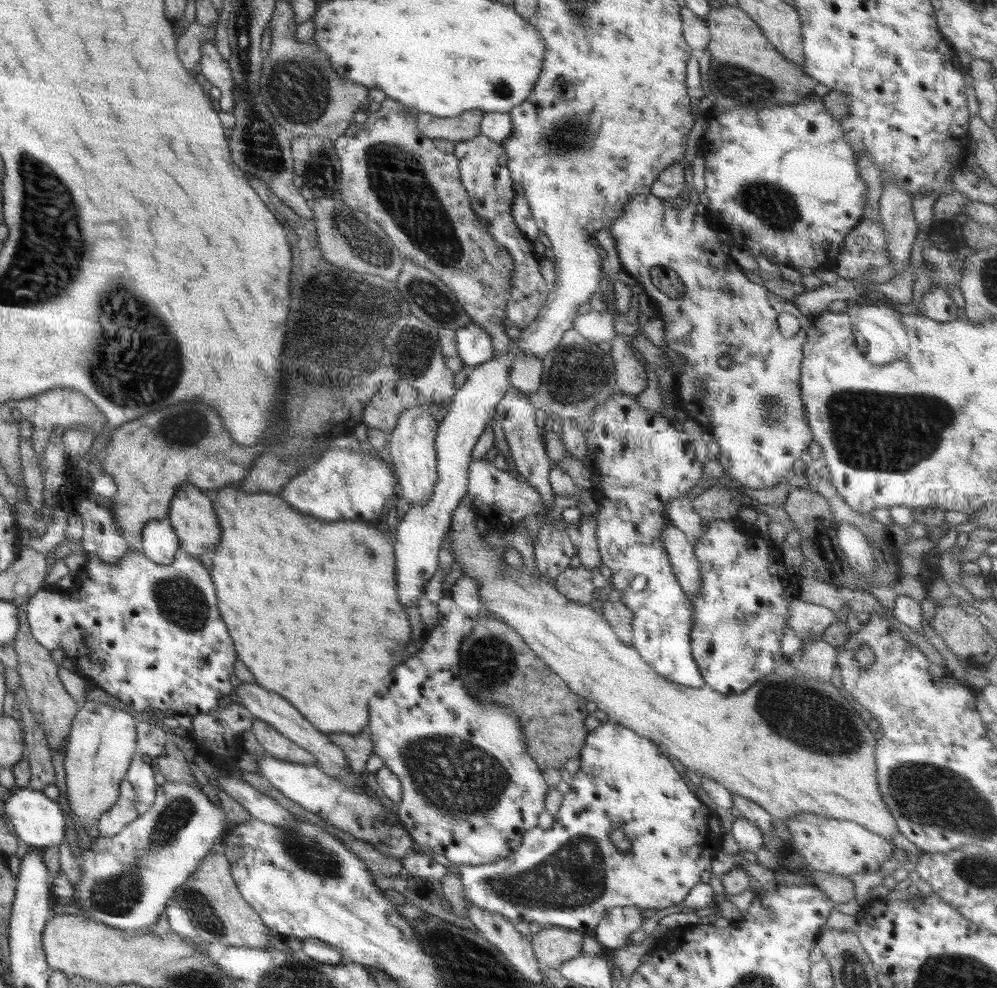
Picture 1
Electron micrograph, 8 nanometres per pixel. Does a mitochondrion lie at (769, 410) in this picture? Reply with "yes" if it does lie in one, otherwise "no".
yes

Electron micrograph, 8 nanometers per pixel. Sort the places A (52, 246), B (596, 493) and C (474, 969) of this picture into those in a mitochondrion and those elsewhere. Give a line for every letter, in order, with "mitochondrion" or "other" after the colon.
A: mitochondrion
B: other
C: mitochondrion

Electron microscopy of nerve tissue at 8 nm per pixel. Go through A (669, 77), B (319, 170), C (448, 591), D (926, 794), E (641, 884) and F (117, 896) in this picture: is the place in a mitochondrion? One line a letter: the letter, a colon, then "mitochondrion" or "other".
A: other
B: mitochondrion
C: other
D: mitochondrion
E: other
F: mitochondrion

